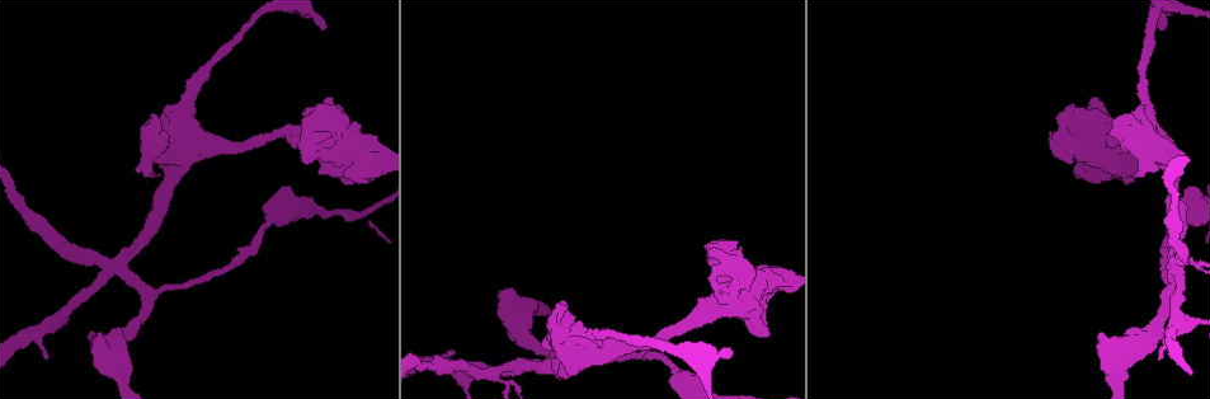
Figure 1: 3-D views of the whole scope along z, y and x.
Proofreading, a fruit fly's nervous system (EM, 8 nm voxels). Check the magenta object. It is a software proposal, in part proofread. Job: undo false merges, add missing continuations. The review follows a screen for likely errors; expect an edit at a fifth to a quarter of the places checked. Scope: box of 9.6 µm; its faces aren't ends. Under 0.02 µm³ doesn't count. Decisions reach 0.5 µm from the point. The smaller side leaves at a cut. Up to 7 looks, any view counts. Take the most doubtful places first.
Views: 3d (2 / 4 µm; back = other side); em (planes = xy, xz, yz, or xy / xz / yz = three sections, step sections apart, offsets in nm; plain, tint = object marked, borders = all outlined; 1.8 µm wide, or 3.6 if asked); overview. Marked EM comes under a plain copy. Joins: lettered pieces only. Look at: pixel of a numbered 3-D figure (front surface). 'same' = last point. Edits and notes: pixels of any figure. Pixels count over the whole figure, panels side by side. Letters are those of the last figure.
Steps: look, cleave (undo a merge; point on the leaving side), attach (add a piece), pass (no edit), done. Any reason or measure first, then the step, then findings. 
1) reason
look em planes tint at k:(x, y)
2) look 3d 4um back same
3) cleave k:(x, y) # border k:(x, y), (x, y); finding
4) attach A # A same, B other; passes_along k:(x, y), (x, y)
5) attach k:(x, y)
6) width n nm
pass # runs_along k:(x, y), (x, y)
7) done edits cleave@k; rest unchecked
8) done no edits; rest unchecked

looks like a crossing
look em xy step 8 tint at 1:(523, 367)

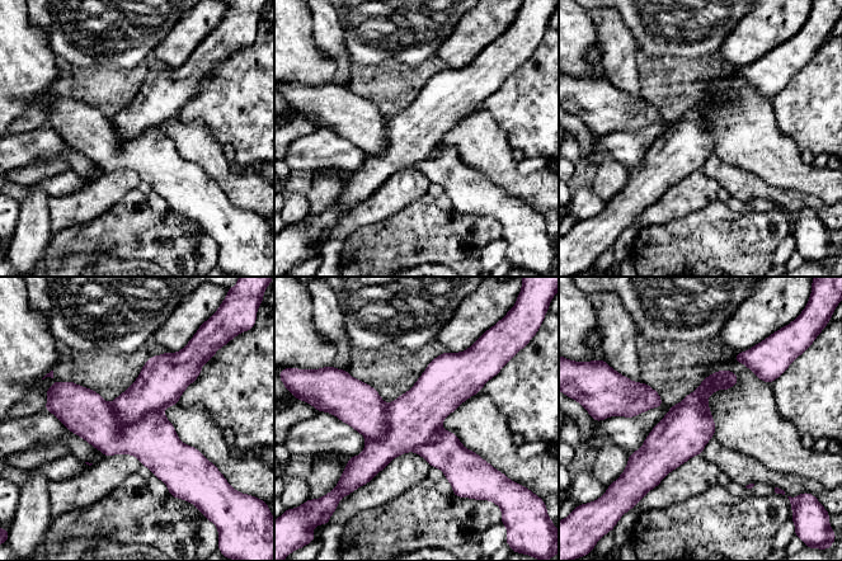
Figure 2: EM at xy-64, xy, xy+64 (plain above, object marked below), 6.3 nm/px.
look em xy step 8 borders same

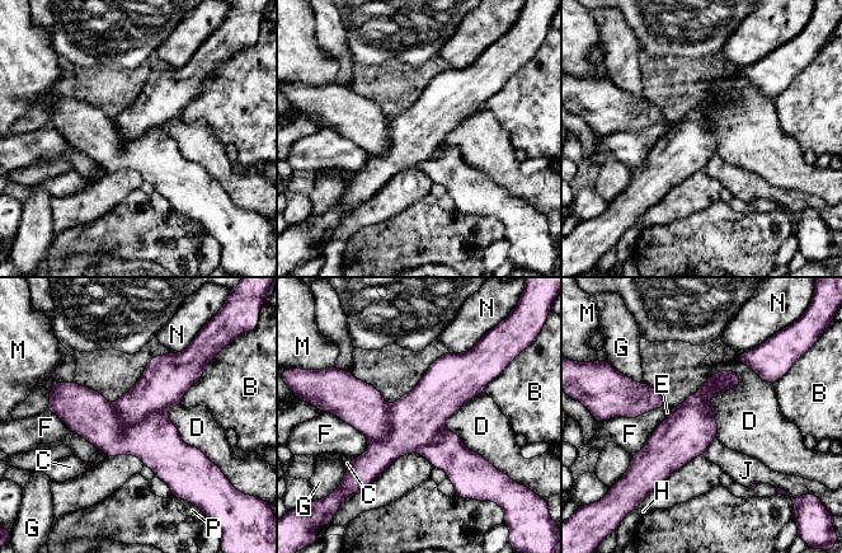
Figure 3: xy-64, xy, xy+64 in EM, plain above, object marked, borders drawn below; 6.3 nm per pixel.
longest_contact D 440 nm
cleave 3:(156, 441) # B other, C other, D other, E other, F other, G other, H other, J other, M other, N other, P other; border 3:(112, 404), (125, 430), (164, 412); two neurons meet here

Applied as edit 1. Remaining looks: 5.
calibre changes
look em 3.6um yz step 8 borders at 1:(1122, 128)

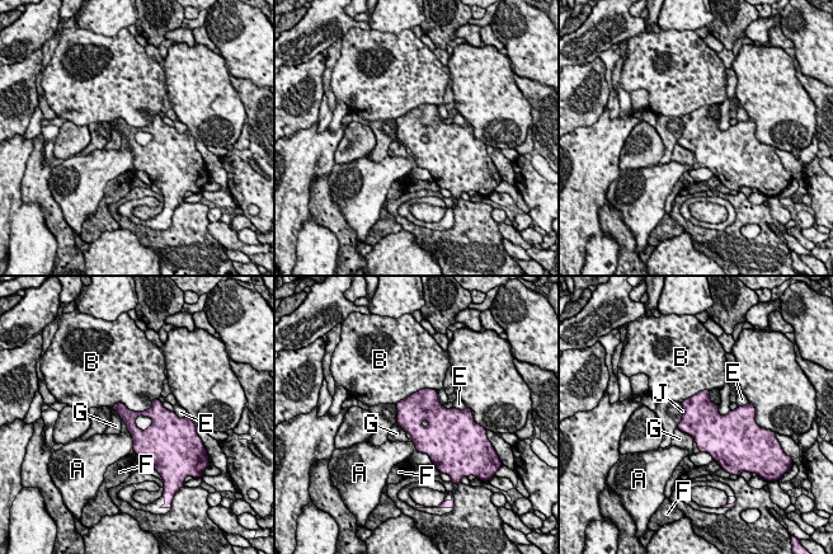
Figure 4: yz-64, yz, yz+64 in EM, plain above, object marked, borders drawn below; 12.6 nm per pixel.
pass # A other, B other, E other, F other, G other, J other; border 4:(158, 398), (142, 411), (111, 407); continuous, no second neuron

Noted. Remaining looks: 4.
free end
look em planes borders at 1:(769, 335)

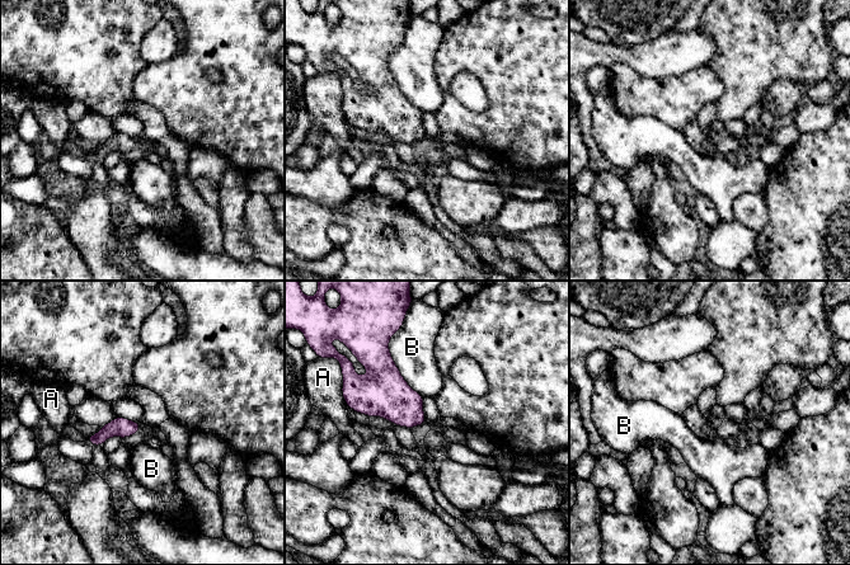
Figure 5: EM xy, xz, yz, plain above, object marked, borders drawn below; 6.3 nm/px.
pass # A other, B other; border 5:(388, 344), (403, 378), (423, 396); none of them fits

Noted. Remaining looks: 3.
done edits cleave@3; rest unchecked

